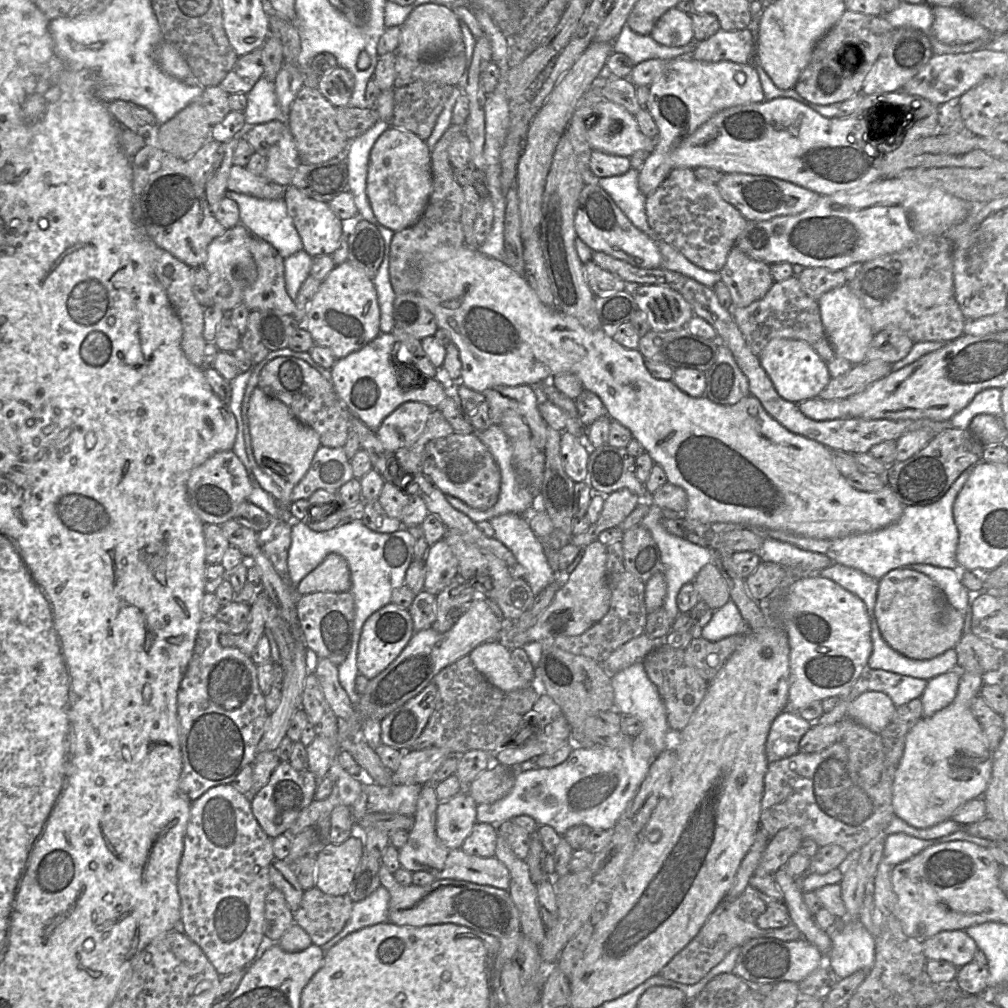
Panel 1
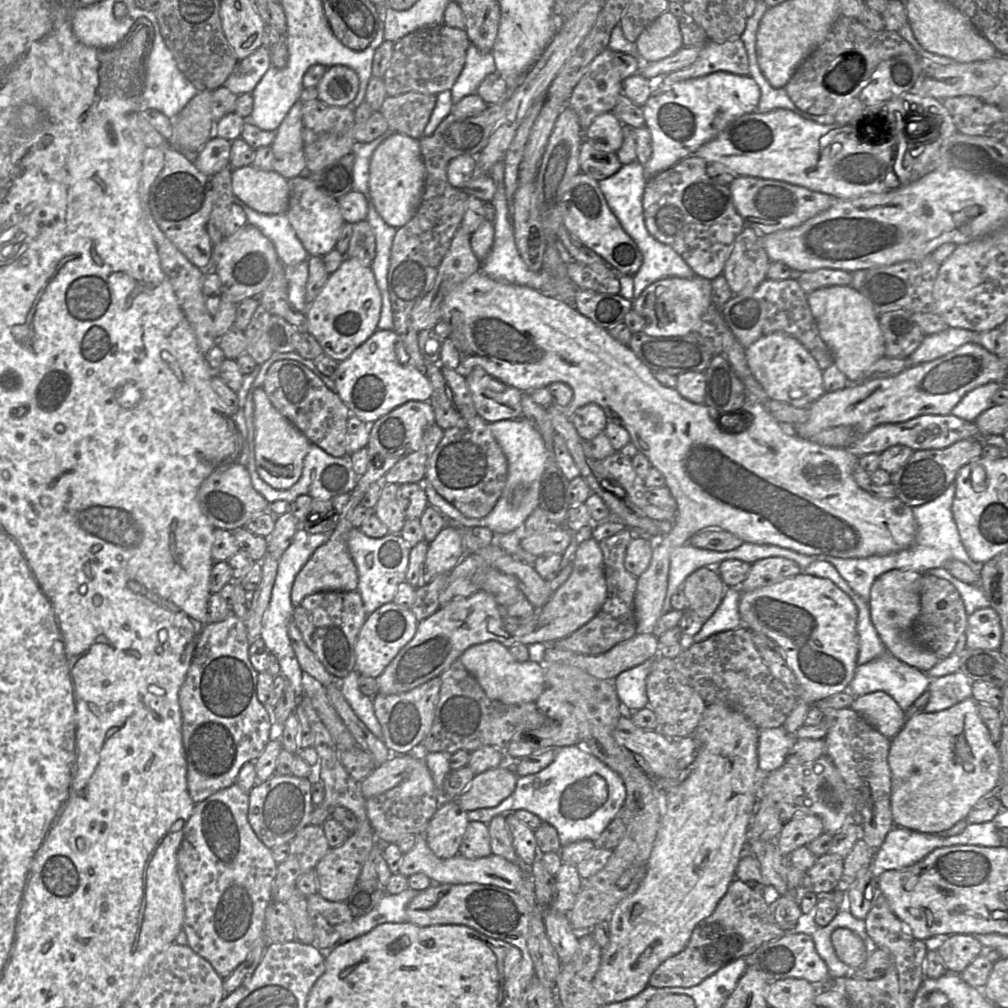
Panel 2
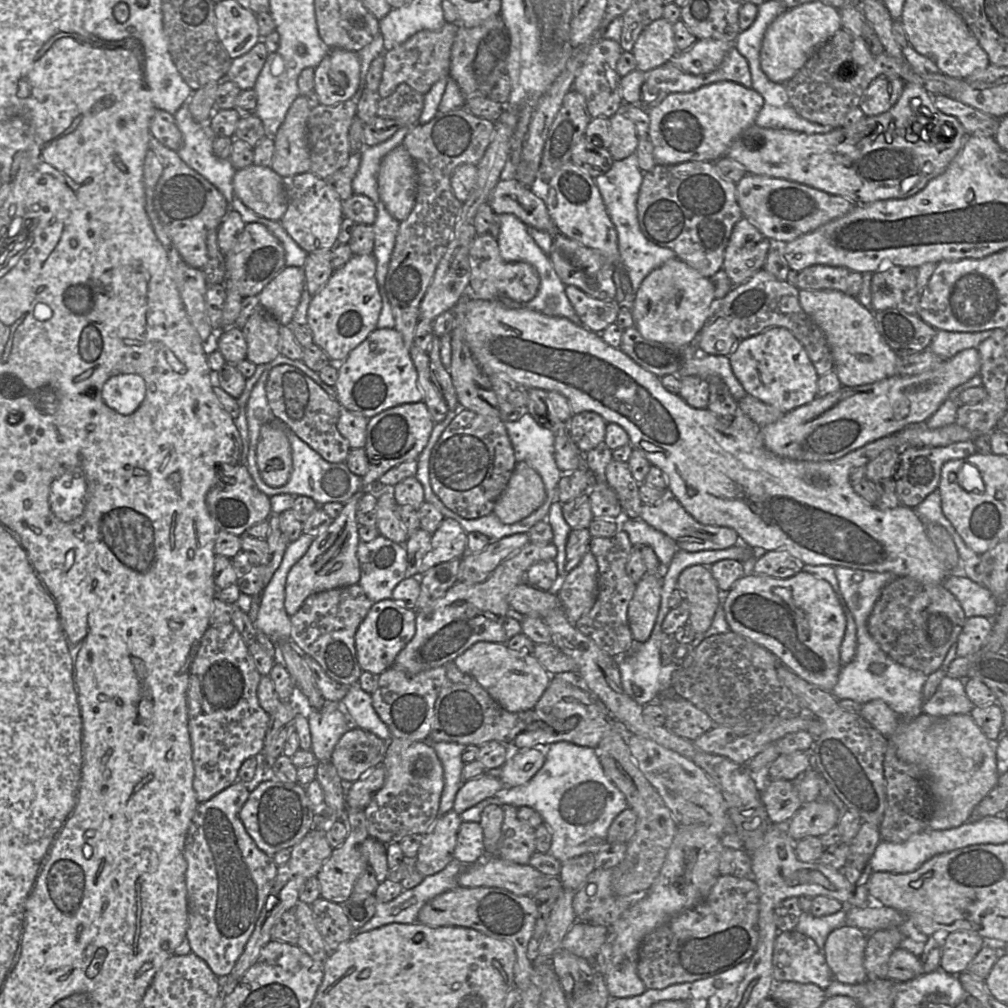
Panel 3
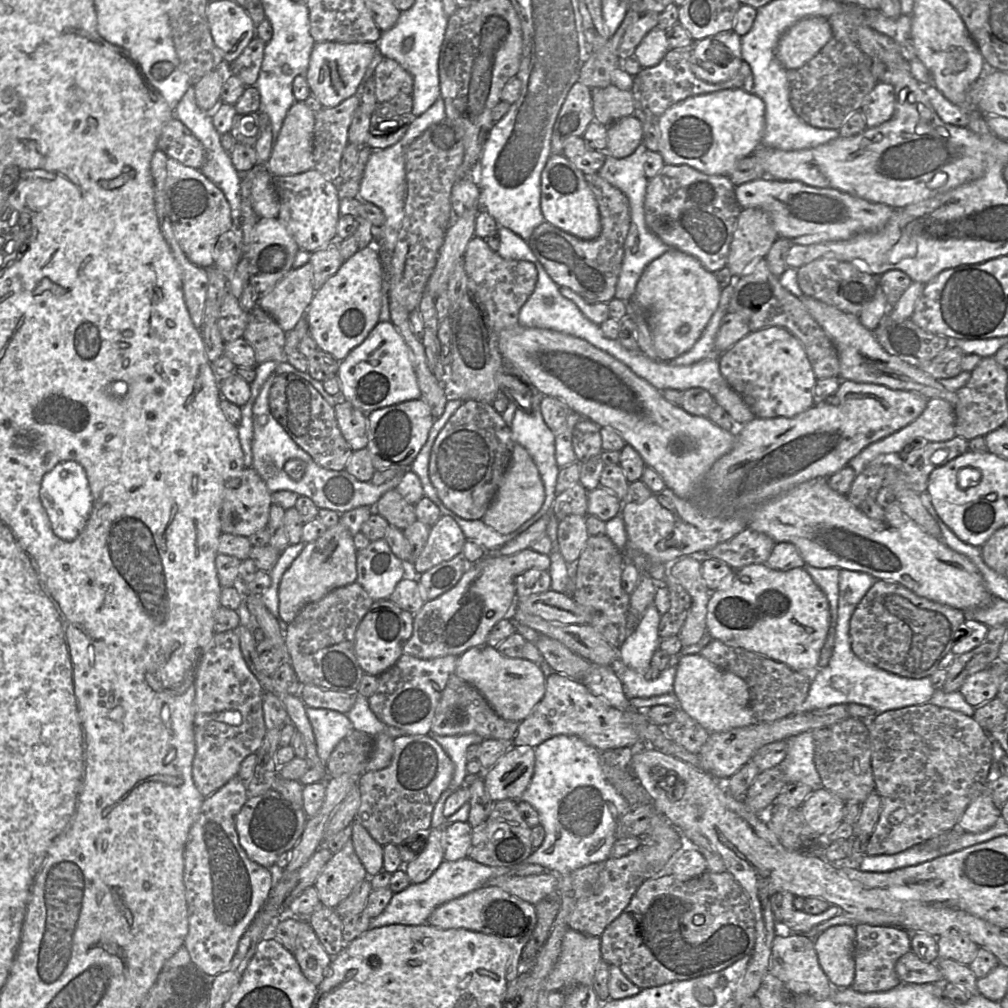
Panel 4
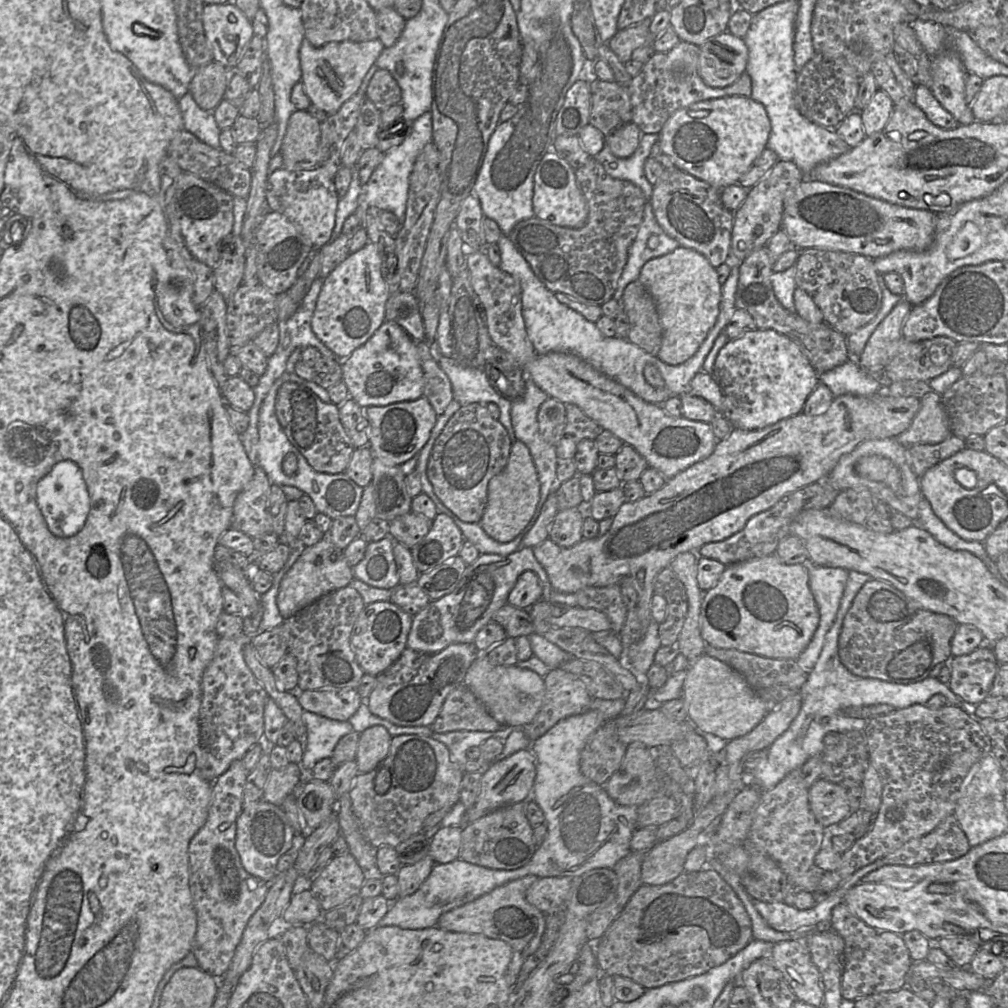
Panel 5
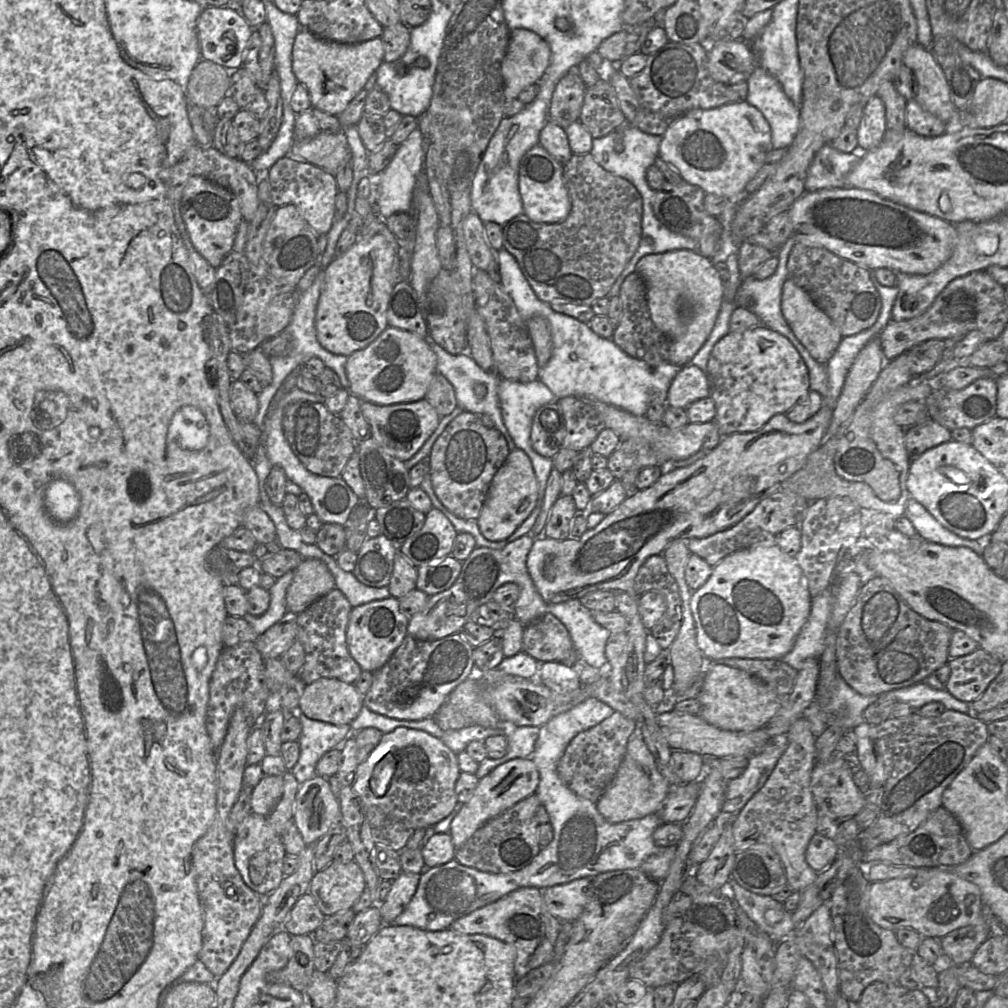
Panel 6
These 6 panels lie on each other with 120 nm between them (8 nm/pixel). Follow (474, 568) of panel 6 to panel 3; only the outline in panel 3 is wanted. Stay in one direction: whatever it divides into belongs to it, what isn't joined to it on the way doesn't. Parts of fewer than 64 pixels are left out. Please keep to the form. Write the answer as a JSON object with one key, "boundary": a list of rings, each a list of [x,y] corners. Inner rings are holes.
{"boundary":[[[529,542],[504,560],[484,582],[456,582],[434,606],[416,614],[415,635],[399,652],[393,666],[409,674],[418,674],[453,662],[476,643],[506,644],[510,638],[503,629],[503,621],[510,608],[509,593],[524,581],[530,566],[539,561],[554,560],[556,555],[557,548],[553,543],[536,545]]]}

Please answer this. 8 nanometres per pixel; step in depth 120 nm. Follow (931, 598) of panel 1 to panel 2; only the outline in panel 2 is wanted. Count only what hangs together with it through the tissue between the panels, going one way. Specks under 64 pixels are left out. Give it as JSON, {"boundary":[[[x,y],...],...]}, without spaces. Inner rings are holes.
{"boundary":[[[890,570],[879,576],[870,590],[870,617],[887,651],[901,662],[926,673],[939,659],[919,645],[913,636],[913,629],[920,612],[922,575],[910,570]]]}

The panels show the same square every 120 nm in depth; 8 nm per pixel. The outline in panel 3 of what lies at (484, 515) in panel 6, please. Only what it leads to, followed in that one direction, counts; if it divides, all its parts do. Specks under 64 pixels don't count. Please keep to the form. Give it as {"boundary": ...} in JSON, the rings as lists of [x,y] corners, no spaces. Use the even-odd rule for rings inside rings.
{"boundary":[[[517,462],[492,513],[503,524],[514,524],[537,510],[546,500],[540,475],[527,463]]]}

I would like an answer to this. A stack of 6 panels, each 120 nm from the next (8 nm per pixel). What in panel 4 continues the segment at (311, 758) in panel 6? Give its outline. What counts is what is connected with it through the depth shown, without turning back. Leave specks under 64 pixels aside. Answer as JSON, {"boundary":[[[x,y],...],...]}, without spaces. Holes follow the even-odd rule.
{"boundary":[[[306,706],[305,709],[314,733],[317,754],[326,763],[335,746],[354,727],[346,714],[325,708]]]}

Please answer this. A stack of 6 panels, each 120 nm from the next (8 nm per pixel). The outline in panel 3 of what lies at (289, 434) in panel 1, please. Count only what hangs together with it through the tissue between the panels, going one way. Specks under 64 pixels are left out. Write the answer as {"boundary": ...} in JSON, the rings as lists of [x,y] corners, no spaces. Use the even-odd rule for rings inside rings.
{"boundary":[[[280,419],[264,424],[257,445],[257,463],[263,481],[272,487],[285,485],[293,470],[292,452]]]}

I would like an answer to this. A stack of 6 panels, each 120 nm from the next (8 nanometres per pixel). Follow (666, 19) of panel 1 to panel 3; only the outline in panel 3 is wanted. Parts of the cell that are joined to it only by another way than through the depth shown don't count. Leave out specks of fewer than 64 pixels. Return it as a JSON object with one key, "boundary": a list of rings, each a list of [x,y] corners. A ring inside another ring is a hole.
{"boundary":[[[663,17],[655,20],[642,31],[631,52],[643,72],[668,63],[678,52],[673,24]]]}

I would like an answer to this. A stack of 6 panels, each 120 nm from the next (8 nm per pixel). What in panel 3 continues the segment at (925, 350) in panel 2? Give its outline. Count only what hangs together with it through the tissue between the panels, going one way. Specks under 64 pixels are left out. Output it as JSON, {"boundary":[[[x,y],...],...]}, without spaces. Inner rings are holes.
{"boundary":[[[937,330],[927,349],[934,352],[941,359],[949,359],[963,350],[977,348],[981,342],[991,337],[992,334],[992,330],[983,332]]]}

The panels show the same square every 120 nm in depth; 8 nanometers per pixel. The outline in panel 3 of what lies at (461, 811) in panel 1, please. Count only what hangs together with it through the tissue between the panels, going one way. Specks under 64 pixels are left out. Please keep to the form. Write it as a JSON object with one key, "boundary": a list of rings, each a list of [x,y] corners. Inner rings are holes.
{"boundary":[[[454,810],[437,818],[432,828],[422,839],[412,866],[424,877],[436,874],[453,861],[457,834],[462,823]]]}

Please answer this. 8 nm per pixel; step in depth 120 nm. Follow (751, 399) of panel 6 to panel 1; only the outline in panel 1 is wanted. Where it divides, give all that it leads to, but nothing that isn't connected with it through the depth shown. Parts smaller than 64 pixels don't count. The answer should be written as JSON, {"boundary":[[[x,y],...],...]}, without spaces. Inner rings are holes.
{"boundary":[[[772,339],[758,358],[776,392],[789,402],[800,404],[806,400],[817,398],[831,380],[827,362],[812,347],[801,340]]]}

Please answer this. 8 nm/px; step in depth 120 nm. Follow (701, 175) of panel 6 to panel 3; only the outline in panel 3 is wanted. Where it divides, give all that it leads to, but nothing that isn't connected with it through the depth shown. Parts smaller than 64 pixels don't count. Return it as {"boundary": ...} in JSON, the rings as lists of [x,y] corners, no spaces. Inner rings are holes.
{"boundary":[[[719,81],[686,93],[671,93],[648,111],[649,139],[658,165],[686,161],[715,162],[726,155],[733,141],[755,124],[764,99],[753,88],[731,81]]]}

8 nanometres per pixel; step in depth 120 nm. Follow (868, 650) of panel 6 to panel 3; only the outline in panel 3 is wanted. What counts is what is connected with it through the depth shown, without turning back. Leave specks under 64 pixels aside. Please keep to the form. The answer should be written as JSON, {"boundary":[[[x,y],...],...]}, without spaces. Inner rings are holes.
{"boundary":[[[895,577],[881,591],[867,620],[867,629],[880,648],[895,662],[925,675],[937,671],[961,633],[966,616],[942,583]]]}

